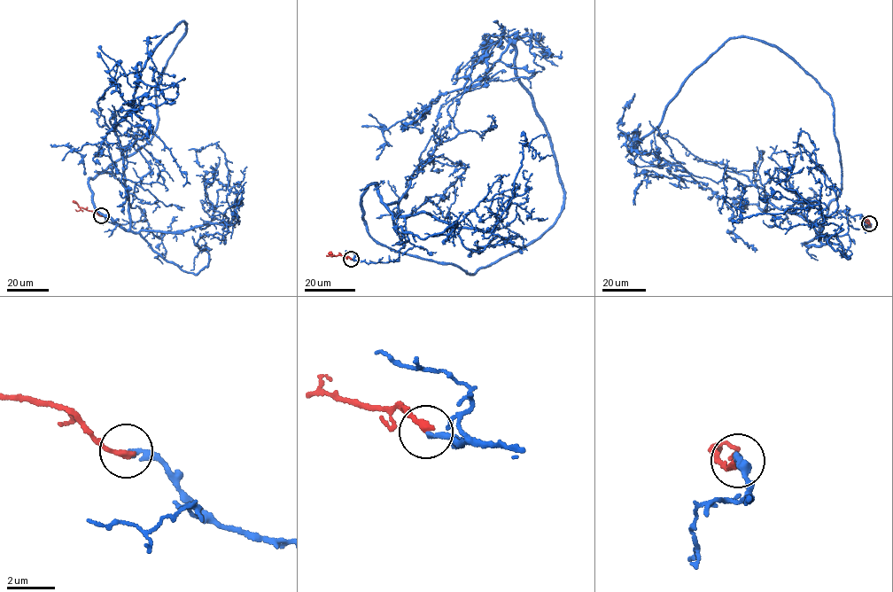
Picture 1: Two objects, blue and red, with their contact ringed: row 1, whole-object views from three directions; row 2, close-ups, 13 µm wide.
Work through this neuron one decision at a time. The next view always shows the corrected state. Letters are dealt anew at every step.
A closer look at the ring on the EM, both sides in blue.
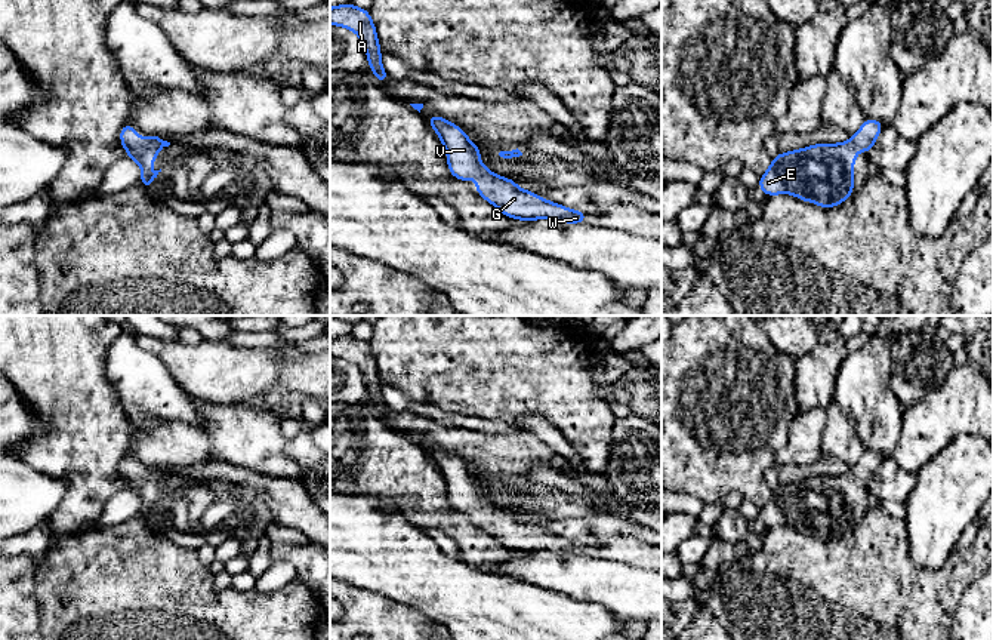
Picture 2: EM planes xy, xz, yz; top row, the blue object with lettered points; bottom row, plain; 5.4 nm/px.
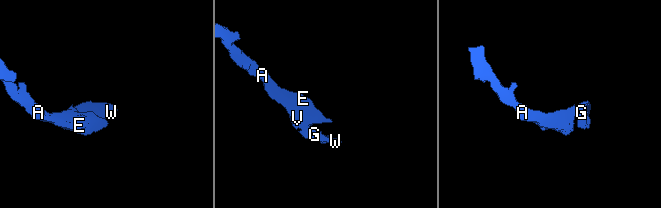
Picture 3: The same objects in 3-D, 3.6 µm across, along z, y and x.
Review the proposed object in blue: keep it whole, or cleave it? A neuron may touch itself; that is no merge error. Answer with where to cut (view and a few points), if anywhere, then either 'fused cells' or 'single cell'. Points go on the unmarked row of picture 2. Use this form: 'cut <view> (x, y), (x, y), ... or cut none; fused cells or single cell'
cut none; single cell

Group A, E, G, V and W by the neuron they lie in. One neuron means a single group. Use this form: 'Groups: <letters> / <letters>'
Groups: A E G V W

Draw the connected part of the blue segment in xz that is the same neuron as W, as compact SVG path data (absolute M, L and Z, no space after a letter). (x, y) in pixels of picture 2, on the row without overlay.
M429 446L428 453L440 468L445 483L451 508L460 513L477 511L477 521L482 530L512 551L551 551L558 554L586 556L588 545L565 541L530 521L521 521L512 510L491 505L479 492L481 481L472 476L463 461L440 447Z

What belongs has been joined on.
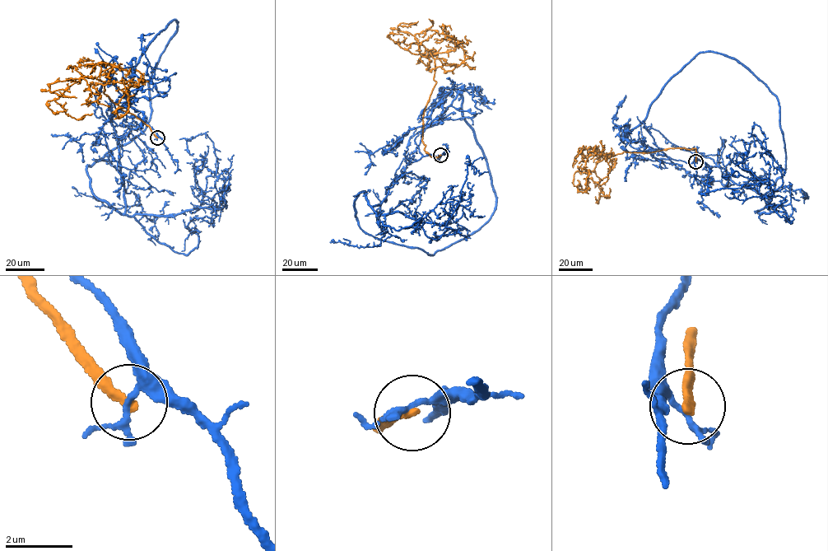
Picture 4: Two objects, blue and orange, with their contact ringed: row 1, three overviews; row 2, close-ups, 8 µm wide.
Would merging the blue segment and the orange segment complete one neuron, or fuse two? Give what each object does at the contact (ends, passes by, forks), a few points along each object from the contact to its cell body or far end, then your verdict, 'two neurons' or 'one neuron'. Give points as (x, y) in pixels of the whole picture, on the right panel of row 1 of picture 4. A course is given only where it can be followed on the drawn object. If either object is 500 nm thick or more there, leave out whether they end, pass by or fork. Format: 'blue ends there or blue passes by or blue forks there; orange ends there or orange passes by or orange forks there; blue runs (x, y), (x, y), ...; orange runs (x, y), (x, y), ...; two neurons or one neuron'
blue forks there; orange ends there; blue runs (695, 161), (696, 150), (792, 222), (774, 211), (784, 201), (779, 195), (734, 196), (742, 193); orange runs (695, 161), (695, 148), (604, 158), (602, 151), (611, 154), (588, 156), (585, 191), (578, 189), (579, 184); two neurons

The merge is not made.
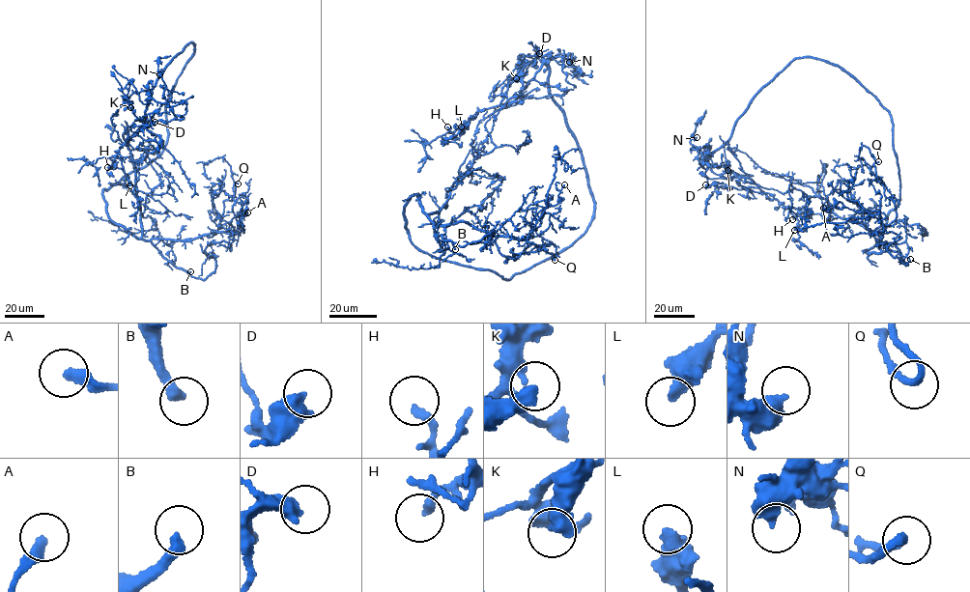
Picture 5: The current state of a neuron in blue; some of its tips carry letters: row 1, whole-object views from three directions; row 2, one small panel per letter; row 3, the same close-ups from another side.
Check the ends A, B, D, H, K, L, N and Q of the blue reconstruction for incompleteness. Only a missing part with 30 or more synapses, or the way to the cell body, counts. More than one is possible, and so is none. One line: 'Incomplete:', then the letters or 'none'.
Incomplete: B

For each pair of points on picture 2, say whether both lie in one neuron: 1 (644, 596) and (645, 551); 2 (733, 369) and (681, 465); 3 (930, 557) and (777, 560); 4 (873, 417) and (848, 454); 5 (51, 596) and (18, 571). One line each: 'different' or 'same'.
1: different
2: same
3: different
4: different
5: different

